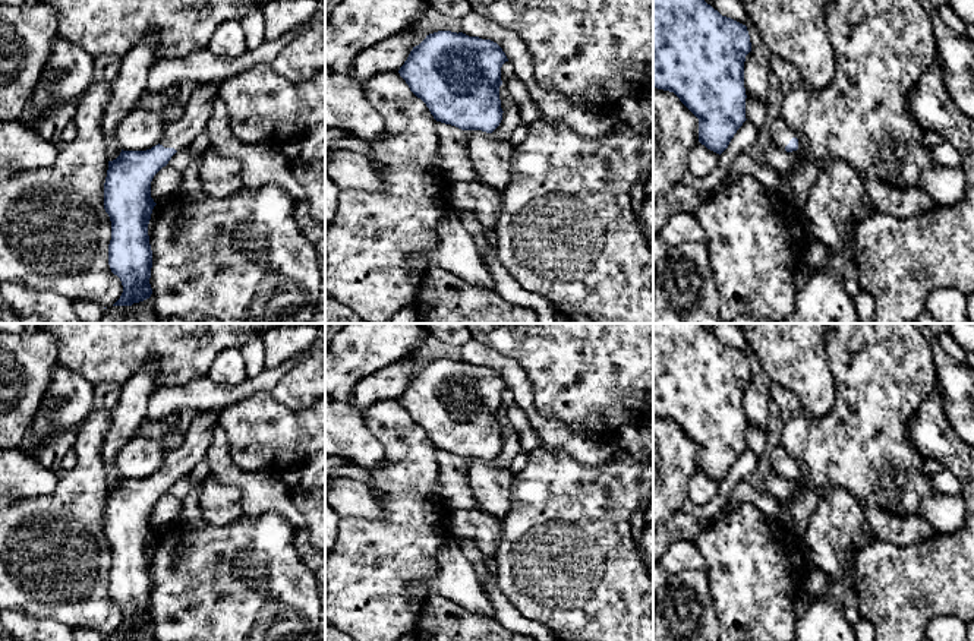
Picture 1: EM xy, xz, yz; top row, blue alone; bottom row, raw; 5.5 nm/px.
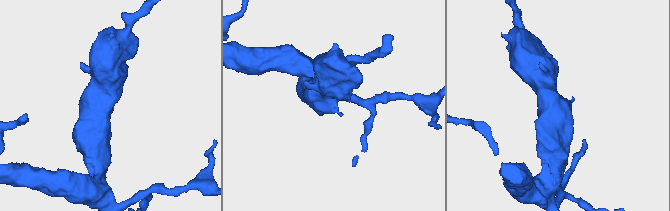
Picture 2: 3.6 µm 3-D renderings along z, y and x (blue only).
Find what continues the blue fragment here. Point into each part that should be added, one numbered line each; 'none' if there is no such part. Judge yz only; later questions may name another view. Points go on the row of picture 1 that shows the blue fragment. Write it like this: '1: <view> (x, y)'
1: yz (781, 133)

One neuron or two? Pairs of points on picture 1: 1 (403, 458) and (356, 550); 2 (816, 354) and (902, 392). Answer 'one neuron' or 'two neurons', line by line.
1: one neuron
2: two neurons

